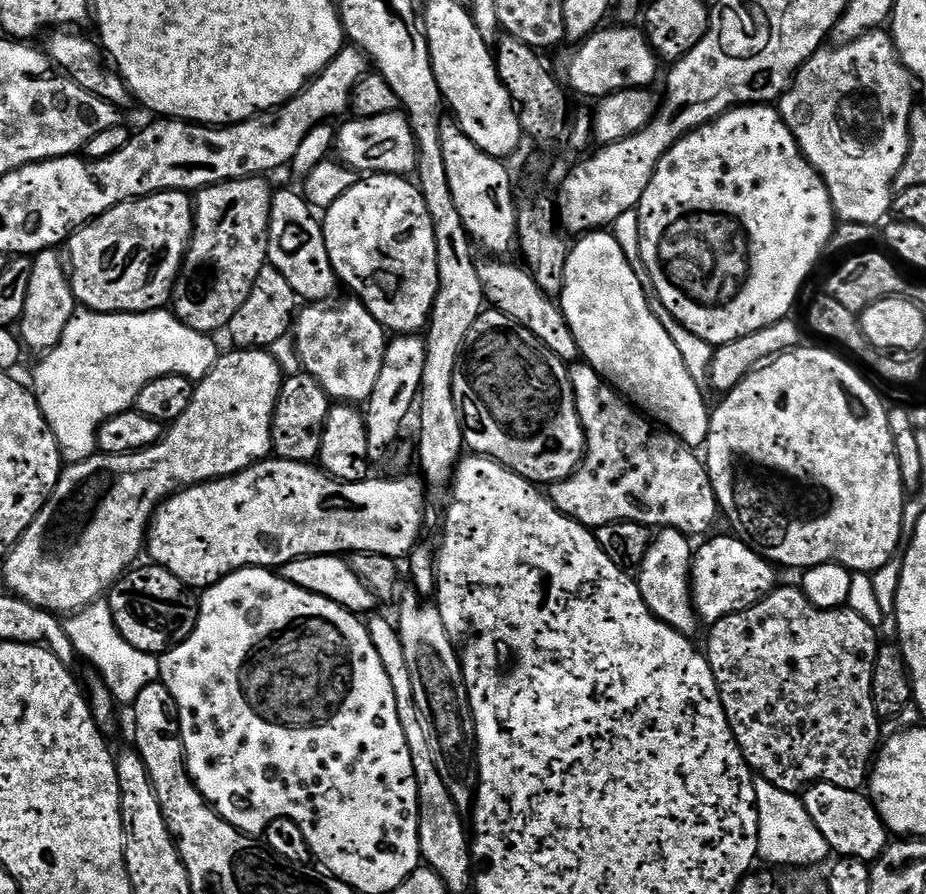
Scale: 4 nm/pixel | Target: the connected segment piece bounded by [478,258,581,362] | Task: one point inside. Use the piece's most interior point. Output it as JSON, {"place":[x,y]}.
{"place":[510,290]}

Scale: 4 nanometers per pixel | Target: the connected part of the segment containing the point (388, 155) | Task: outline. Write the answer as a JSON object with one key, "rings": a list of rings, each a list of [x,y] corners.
{"rings":[[[403,111],[378,114],[378,118],[348,118],[344,122],[344,125],[339,125],[334,145],[335,155],[340,163],[358,174],[407,177],[415,173],[416,139]]]}

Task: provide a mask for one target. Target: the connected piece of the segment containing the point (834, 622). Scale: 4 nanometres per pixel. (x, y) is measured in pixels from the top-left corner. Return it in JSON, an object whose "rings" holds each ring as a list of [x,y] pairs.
{"rings":[[[783,586],[773,588],[769,596],[765,596],[763,600],[759,600],[744,612],[730,614],[711,625],[709,632],[712,633],[708,636],[708,648],[706,647],[708,665],[716,679],[720,701],[726,710],[726,718],[730,722],[730,730],[734,734],[736,745],[742,750],[745,762],[757,777],[765,779],[782,791],[795,794],[807,788],[809,784],[833,784],[842,786],[842,790],[860,790],[865,787],[870,775],[870,765],[878,752],[876,739],[879,738],[880,727],[882,727],[874,710],[872,697],[872,671],[876,665],[878,651],[876,631],[873,625],[863,620],[854,611],[822,612],[819,608],[813,607],[799,587],[783,588]]]}

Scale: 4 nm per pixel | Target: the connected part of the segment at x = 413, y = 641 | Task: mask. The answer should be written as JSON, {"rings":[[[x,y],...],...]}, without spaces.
{"rings":[[[412,590],[402,596],[399,597],[398,627],[402,650],[406,653],[406,666],[410,666],[414,702],[418,702],[418,714],[422,714],[426,738],[430,738],[430,754],[434,754],[434,766],[438,766],[438,774],[442,774],[442,782],[446,782],[446,790],[450,790],[454,806],[458,806],[460,813],[468,814],[476,803],[476,790],[480,786],[480,764],[476,760],[476,723],[468,701],[462,660],[446,634],[442,614],[435,603],[425,602]]]}

